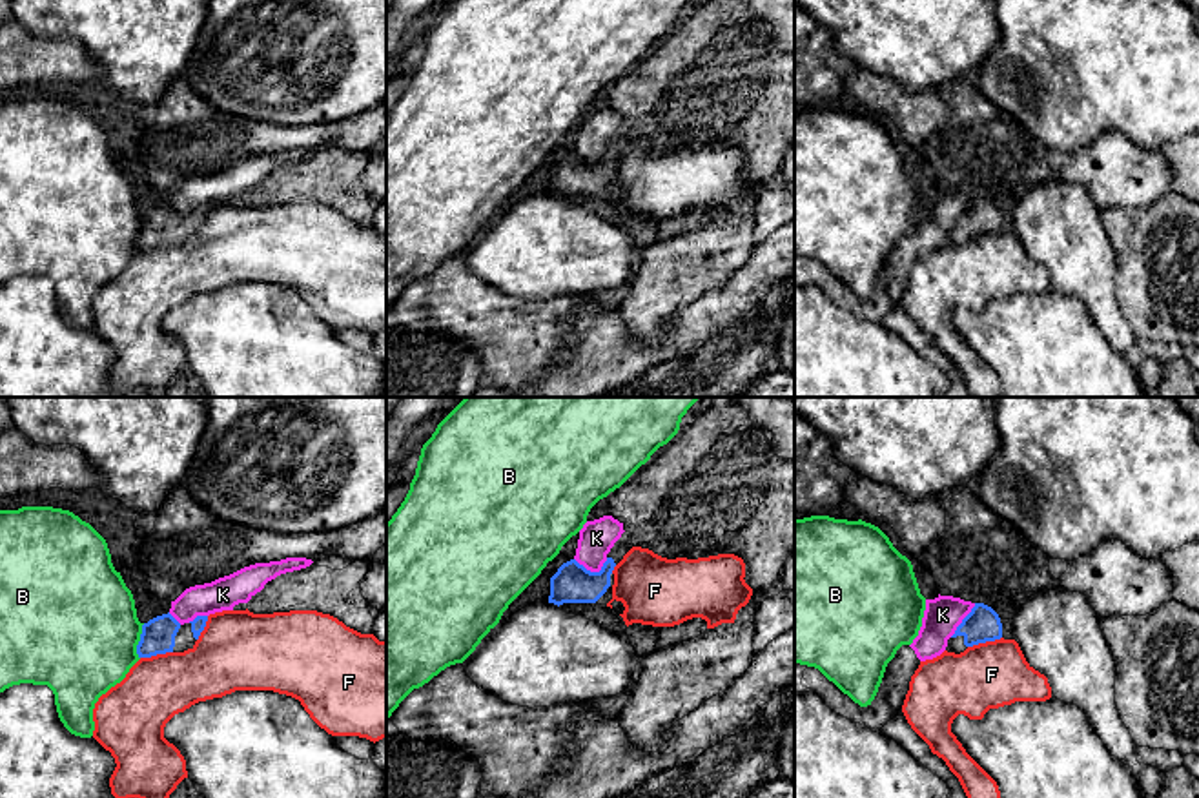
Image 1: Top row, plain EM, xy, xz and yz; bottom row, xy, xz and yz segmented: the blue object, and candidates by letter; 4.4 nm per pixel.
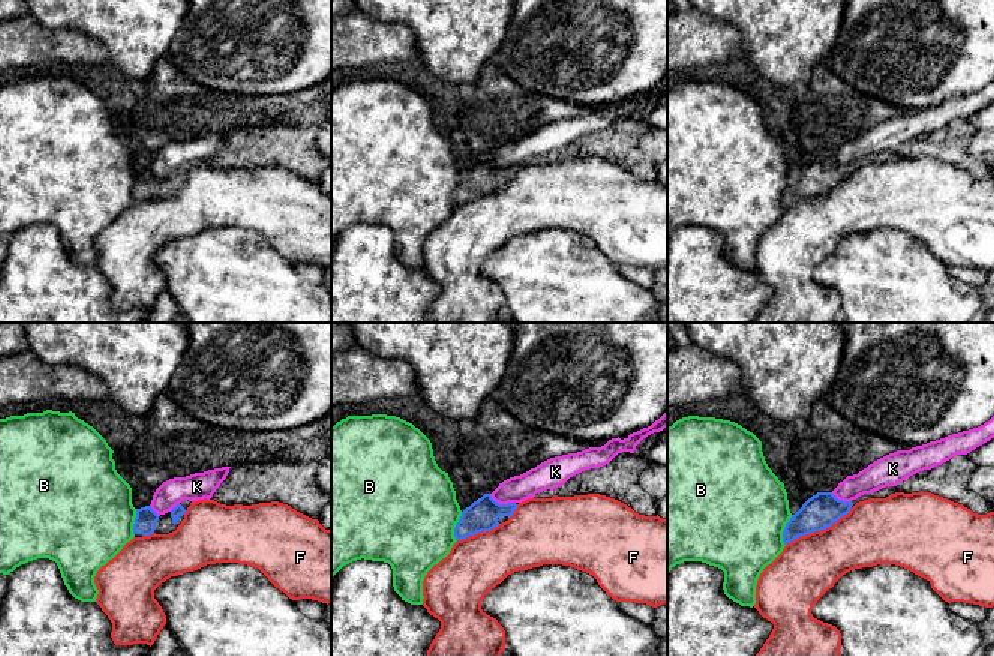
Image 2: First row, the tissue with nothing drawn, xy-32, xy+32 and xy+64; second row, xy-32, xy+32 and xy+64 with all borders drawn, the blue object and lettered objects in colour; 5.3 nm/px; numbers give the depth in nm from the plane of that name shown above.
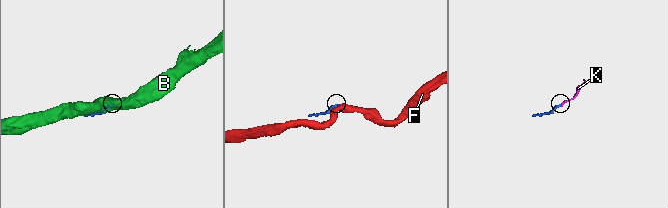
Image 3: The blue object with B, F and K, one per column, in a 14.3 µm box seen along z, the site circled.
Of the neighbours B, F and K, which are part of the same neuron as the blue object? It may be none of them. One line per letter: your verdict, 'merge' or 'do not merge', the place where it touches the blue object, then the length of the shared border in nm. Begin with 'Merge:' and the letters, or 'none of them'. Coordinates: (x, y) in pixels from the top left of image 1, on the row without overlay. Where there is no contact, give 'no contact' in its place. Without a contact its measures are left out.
Merge: none of them
B: do not merge; contact xy (139, 234); length 160 nm
F: do not merge; contact yz (984, 234); length 160 nm
K: do not merge; contact xz (593, 164); length 150 nm

